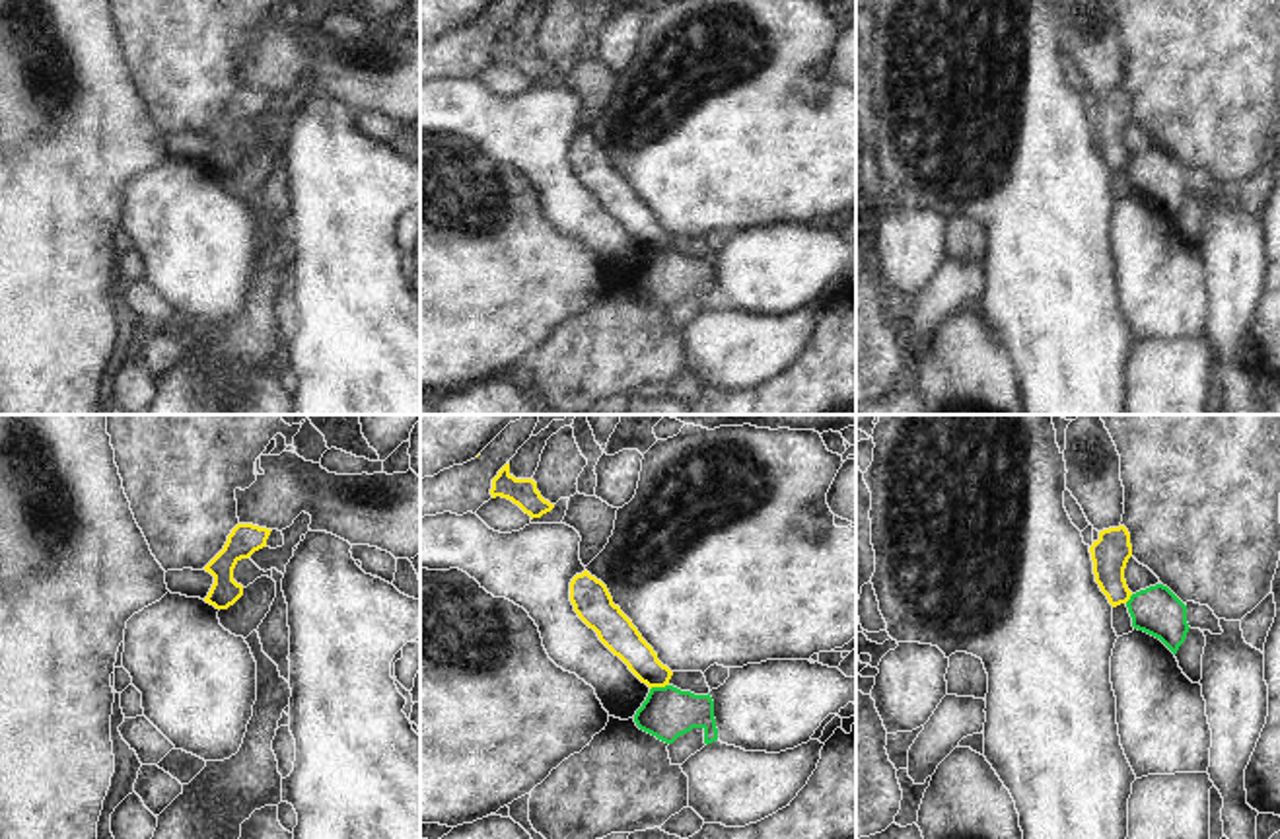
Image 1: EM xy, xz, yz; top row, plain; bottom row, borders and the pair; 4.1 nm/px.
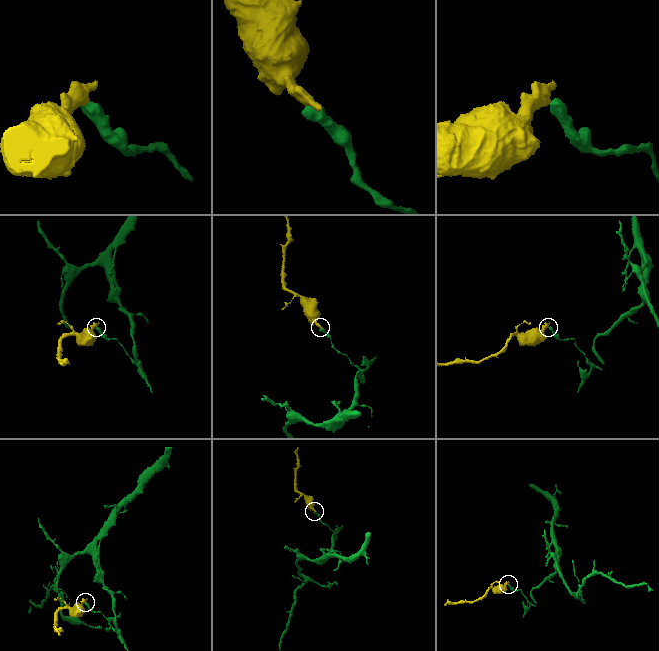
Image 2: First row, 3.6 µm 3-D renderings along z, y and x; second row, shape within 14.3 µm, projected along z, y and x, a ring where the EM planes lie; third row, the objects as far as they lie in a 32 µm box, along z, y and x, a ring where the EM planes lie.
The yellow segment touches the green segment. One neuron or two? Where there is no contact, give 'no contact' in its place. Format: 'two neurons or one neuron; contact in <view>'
two neurons; contact in xz

